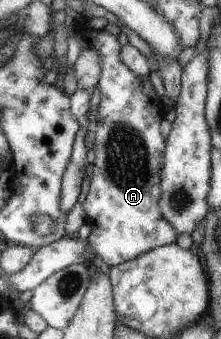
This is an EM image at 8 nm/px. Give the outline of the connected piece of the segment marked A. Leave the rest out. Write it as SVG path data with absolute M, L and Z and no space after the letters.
M85 25L77 31L81 52L93 50L99 58L100 72L94 88L99 92L99 104L92 110L97 111L95 118L95 136L93 138L93 168L91 168L91 180L89 180L89 192L83 200L85 211L85 223L90 232L85 240L98 265L109 269L114 265L129 261L147 253L149 250L175 243L175 232L169 223L161 217L157 207L157 198L160 198L159 166L163 162L163 138L159 134L159 124L163 116L161 100L157 98L153 84L149 76L138 76L122 62L119 55L119 42L115 36L111 36L105 30L91 30Z

